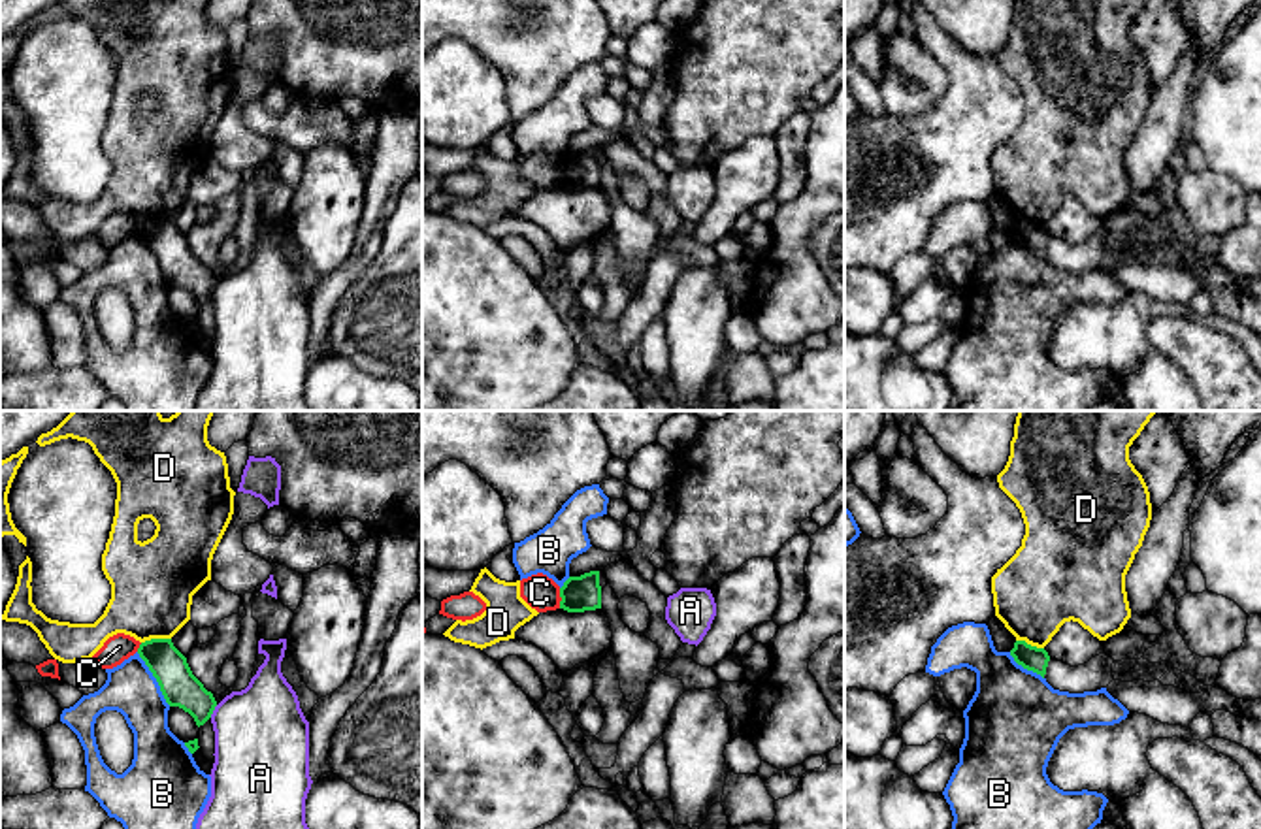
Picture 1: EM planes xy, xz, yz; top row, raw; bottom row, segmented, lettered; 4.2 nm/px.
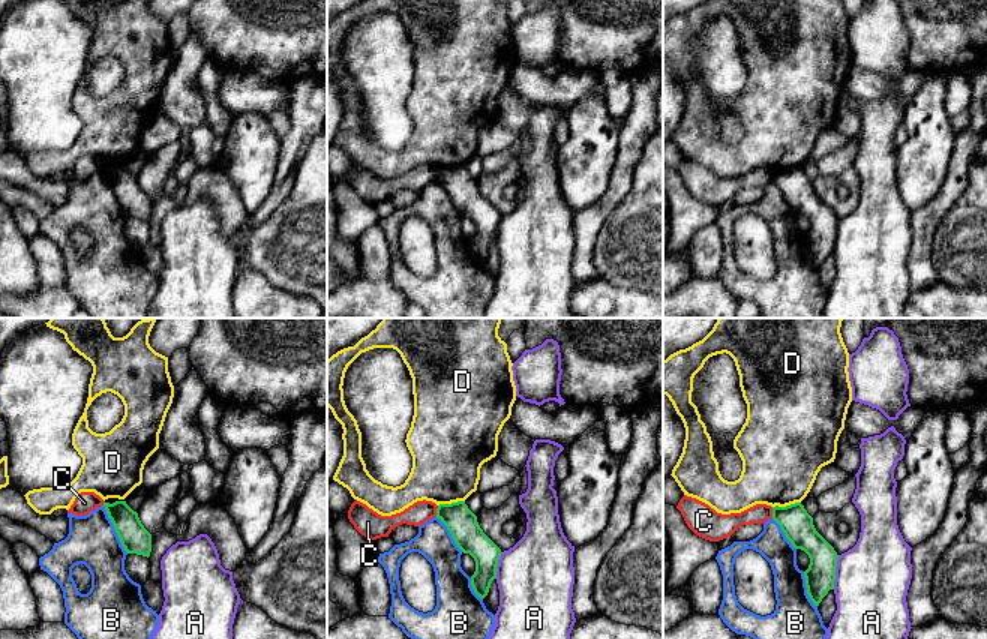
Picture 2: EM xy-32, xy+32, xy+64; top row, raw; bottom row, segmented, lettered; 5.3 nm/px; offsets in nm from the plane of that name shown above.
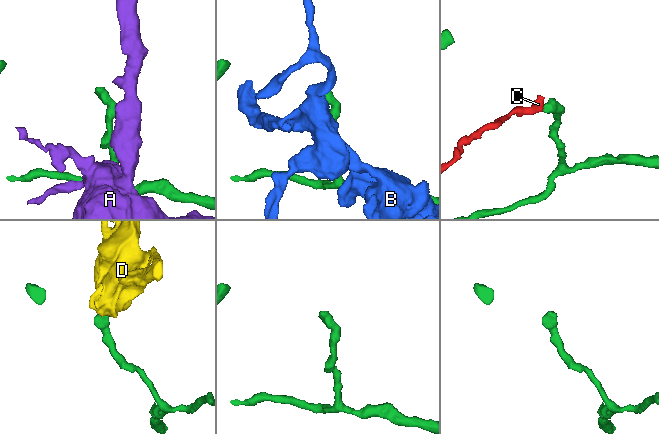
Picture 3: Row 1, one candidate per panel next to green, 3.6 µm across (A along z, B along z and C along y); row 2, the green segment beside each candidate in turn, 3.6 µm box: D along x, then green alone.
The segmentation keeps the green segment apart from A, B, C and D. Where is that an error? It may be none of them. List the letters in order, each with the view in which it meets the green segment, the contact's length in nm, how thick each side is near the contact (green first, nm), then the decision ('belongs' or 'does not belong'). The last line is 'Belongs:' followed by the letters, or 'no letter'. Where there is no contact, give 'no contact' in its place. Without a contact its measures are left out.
A: xy | 70 nm | 160/400 nm | does not belong
B: xy | 280 nm | 160/220 nm | does not belong
C: xz | 90 nm | 150/150 nm | does not belong
D: xy | 130 nm | 160/360 nm | does not belong
Belongs: no letter

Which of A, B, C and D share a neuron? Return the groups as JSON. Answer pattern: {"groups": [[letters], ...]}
{"groups": [["A"], ["B"], ["C"], ["D"]]}

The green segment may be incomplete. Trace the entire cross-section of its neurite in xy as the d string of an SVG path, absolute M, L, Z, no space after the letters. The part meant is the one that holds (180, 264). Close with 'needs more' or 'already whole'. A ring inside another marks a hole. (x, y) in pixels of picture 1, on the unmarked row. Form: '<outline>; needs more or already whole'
M172 217L145 219L138 232L156 256L170 284L188 290L198 305L211 296L217 279L192 252L187 236L173 224Z; already whole

